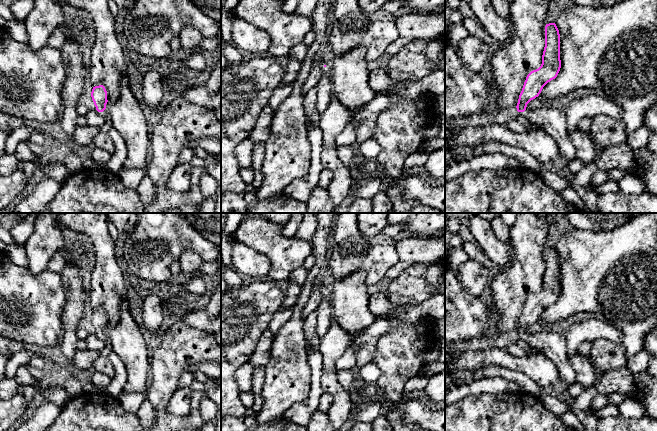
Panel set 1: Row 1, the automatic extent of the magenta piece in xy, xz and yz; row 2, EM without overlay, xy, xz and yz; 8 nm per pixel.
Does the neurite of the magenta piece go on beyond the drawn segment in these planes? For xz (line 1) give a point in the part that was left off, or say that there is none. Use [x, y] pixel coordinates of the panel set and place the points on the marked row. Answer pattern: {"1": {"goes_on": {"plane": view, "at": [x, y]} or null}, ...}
{"1": {"goes_on": null}}

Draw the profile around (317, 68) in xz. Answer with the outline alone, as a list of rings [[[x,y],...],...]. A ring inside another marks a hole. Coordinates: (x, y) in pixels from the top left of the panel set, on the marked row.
[[[312,61],[311,71],[302,87],[303,95],[305,95],[309,90],[313,89],[314,87],[318,85],[322,77],[323,70],[327,66],[328,66],[328,61],[324,61],[324,62]]]

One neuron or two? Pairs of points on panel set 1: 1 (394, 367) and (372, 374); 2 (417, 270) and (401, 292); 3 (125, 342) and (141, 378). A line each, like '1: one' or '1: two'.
1: two
2: one
3: one

